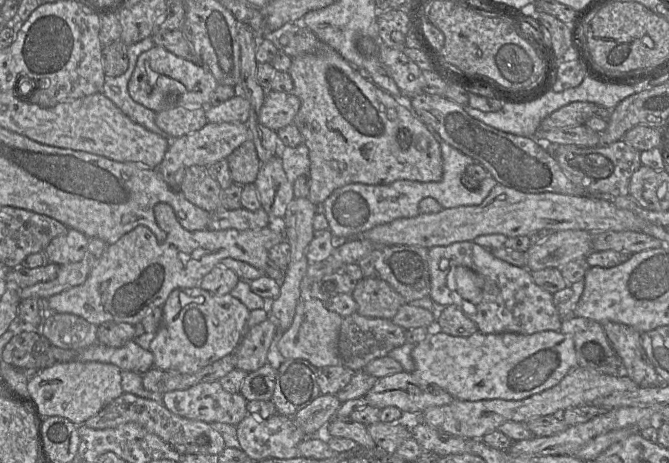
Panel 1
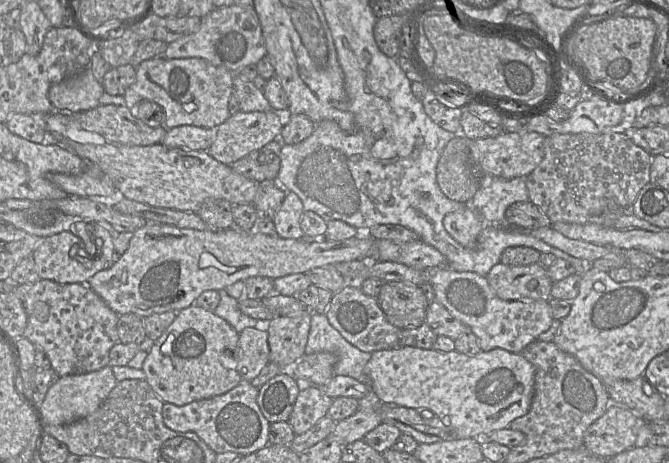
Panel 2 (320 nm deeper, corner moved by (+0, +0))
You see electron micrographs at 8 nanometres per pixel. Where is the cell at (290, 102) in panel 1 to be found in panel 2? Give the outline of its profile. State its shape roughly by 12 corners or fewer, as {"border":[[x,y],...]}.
{"border":[[239,111],[207,151],[231,165],[279,139],[285,117]]}

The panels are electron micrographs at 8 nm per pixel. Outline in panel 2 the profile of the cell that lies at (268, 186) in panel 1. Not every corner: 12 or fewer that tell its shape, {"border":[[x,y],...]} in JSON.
{"border":[[287,191],[273,219],[278,236],[301,239],[304,211]]}

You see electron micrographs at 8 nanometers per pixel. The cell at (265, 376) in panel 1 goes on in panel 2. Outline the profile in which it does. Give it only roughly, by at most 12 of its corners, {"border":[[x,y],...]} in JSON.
{"border":[[281,372],[259,388],[270,423],[288,421],[299,392]]}

